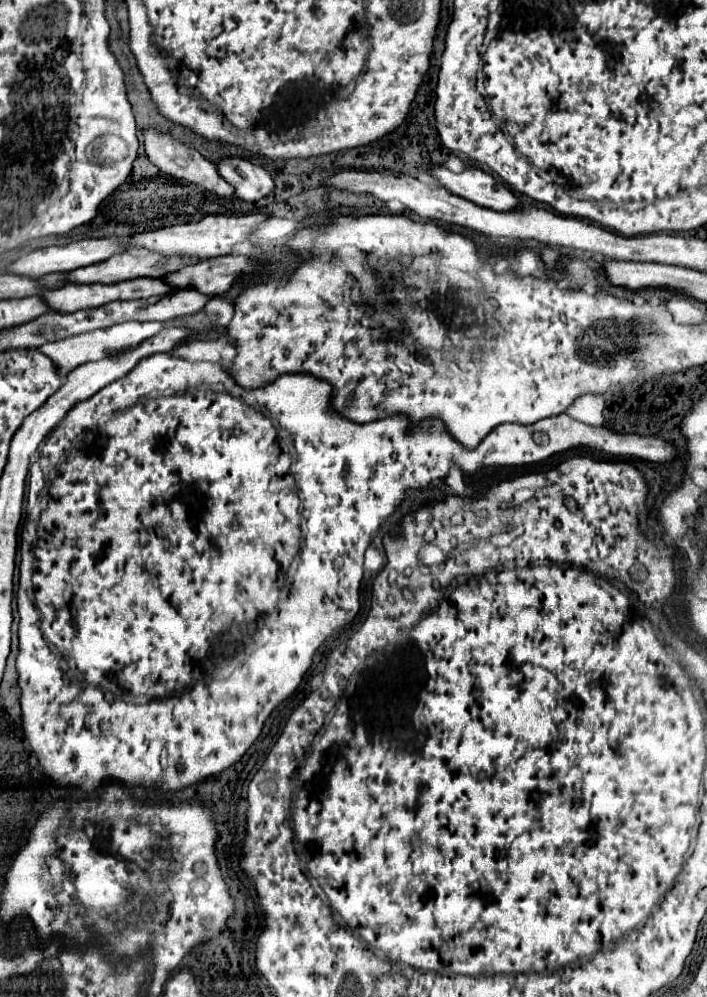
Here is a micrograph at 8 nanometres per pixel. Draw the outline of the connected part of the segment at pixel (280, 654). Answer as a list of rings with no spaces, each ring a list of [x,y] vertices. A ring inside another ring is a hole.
[[[151,355],[151,357],[147,357],[147,359],[143,359],[143,361],[141,361],[141,363],[139,363],[139,365],[137,365],[137,367],[135,367],[135,369],[133,369],[133,371],[131,371],[131,373],[129,373],[129,375],[125,375],[125,379],[117,379],[117,383],[111,383],[111,385],[109,385],[109,387],[103,387],[103,389],[101,389],[101,391],[99,391],[99,393],[97,393],[97,395],[93,395],[93,397],[91,397],[91,399],[87,399],[87,401],[83,401],[83,403],[77,403],[77,405],[75,405],[75,407],[73,407],[73,409],[71,409],[71,411],[69,411],[69,413],[67,413],[67,417],[65,417],[65,419],[63,419],[63,421],[61,421],[61,423],[59,423],[59,425],[57,425],[57,427],[55,427],[55,431],[53,431],[53,433],[51,433],[51,435],[49,435],[49,439],[47,439],[47,443],[45,443],[45,447],[43,447],[43,449],[41,449],[41,453],[39,453],[39,459],[37,459],[37,461],[35,461],[35,463],[33,463],[33,467],[31,467],[31,495],[29,495],[29,499],[27,499],[27,523],[25,523],[25,527],[23,527],[23,533],[25,533],[25,535],[23,535],[23,541],[21,541],[21,564],[20,564],[20,578],[19,578],[19,586],[18,586],[18,590],[17,590],[17,593],[16,593],[16,599],[17,599],[17,609],[18,609],[18,614],[19,614],[19,617],[20,617],[20,621],[19,621],[19,655],[17,655],[17,673],[19,673],[19,687],[21,687],[21,711],[23,711],[23,731],[25,731],[25,737],[27,737],[27,739],[29,739],[29,745],[31,745],[31,749],[33,749],[33,751],[35,751],[35,753],[37,753],[37,755],[39,755],[39,763],[41,763],[41,769],[43,769],[43,773],[45,773],[45,775],[47,775],[47,777],[49,777],[49,779],[51,779],[51,781],[55,781],[55,783],[57,783],[57,785],[61,785],[61,787],[63,787],[63,785],[77,785],[77,787],[81,787],[81,789],[85,789],[85,791],[95,791],[95,789],[97,789],[97,787],[99,787],[99,785],[101,785],[101,783],[105,783],[105,781],[119,781],[119,783],[125,783],[125,785],[143,785],[143,787],[151,787],[151,785],[157,785],[157,787],[163,787],[163,789],[167,789],[167,791],[177,791],[177,789],[183,789],[183,787],[187,787],[187,785],[193,785],[193,783],[197,783],[197,781],[203,781],[203,779],[207,779],[207,777],[211,777],[211,775],[215,775],[215,773],[221,773],[221,771],[223,771],[223,769],[227,769],[227,767],[229,767],[229,765],[233,765],[233,763],[235,763],[235,761],[239,761],[239,759],[241,759],[241,755],[243,755],[243,753],[245,753],[245,751],[247,751],[247,749],[249,749],[249,747],[251,747],[251,745],[253,745],[253,741],[255,741],[255,739],[257,739],[257,737],[259,737],[259,733],[261,733],[261,729],[263,729],[263,723],[265,723],[265,719],[267,719],[267,717],[269,717],[269,713],[271,713],[271,711],[273,711],[273,709],[275,709],[275,707],[277,707],[277,705],[279,705],[279,703],[281,703],[281,701],[283,701],[283,699],[287,699],[287,697],[289,697],[289,695],[291,695],[291,693],[293,693],[293,691],[295,691],[295,689],[297,689],[297,687],[299,687],[299,683],[301,683],[301,681],[303,681],[303,677],[305,677],[305,673],[307,673],[307,669],[309,669],[309,667],[311,667],[311,663],[313,663],[313,655],[315,655],[315,651],[317,651],[317,649],[319,649],[319,647],[321,647],[321,645],[323,645],[323,643],[325,643],[325,639],[327,639],[327,637],[331,637],[331,635],[333,635],[333,633],[335,633],[335,631],[337,631],[337,629],[343,629],[343,627],[347,627],[347,625],[351,625],[351,623],[353,623],[353,619],[355,619],[355,615],[357,615],[357,611],[359,611],[359,607],[361,607],[361,605],[359,605],[359,587],[361,587],[361,579],[363,579],[363,577],[364,577],[364,568],[363,568],[363,564],[364,564],[364,554],[365,554],[365,549],[367,549],[367,547],[369,547],[369,543],[371,543],[371,535],[373,535],[373,531],[377,531],[377,529],[379,529],[379,525],[381,525],[381,521],[385,521],[385,519],[387,519],[387,517],[389,517],[389,515],[391,515],[391,513],[393,513],[393,511],[395,511],[395,509],[397,509],[397,507],[399,507],[399,505],[401,505],[401,503],[403,503],[403,501],[407,501],[407,499],[409,499],[409,495],[407,495],[407,493],[409,493],[409,491],[423,491],[423,489],[429,489],[429,487],[433,487],[433,483],[435,483],[435,481],[437,481],[437,483],[443,483],[443,481],[445,481],[445,479],[447,479],[447,475],[449,475],[449,471],[451,471],[451,467],[457,467],[457,469],[459,469],[459,471],[461,471],[461,473],[465,473],[465,475],[475,475],[475,473],[477,473],[477,471],[479,471],[479,469],[483,469],[483,467],[521,467],[521,465],[533,465],[533,463],[539,463],[539,461],[545,461],[545,459],[549,459],[549,457],[551,457],[551,455],[557,455],[557,453],[563,453],[563,451],[569,451],[569,449],[575,449],[575,447],[583,447],[583,449],[595,449],[595,451],[603,451],[603,453],[609,453],[609,455],[615,455],[615,457],[619,457],[619,455],[627,455],[627,457],[637,457],[637,459],[643,459],[643,461],[653,461],[653,463],[665,463],[665,461],[671,461],[671,459],[673,459],[673,455],[677,455],[677,451],[675,451],[675,453],[673,453],[673,447],[671,447],[671,445],[669,445],[669,443],[665,443],[665,441],[661,441],[661,439],[657,439],[657,437],[647,437],[647,435],[635,435],[635,433],[619,433],[619,431],[613,431],[613,429],[609,429],[609,427],[603,427],[603,425],[597,425],[597,427],[593,427],[593,425],[587,425],[587,423],[583,423],[583,421],[577,421],[577,419],[571,419],[571,417],[569,417],[569,415],[565,415],[565,413],[563,413],[563,415],[557,415],[557,417],[549,417],[549,419],[541,419],[541,421],[537,421],[537,423],[533,423],[533,425],[517,425],[517,423],[503,423],[503,425],[499,425],[499,427],[495,427],[495,429],[493,429],[493,431],[491,431],[491,433],[489,433],[489,435],[487,435],[487,437],[485,437],[485,439],[483,439],[483,441],[481,441],[481,443],[479,443],[479,445],[477,445],[477,447],[475,447],[475,449],[465,449],[465,447],[461,447],[461,445],[459,445],[459,443],[457,443],[457,441],[455,441],[455,439],[453,439],[453,437],[451,437],[451,435],[449,435],[449,433],[447,433],[447,431],[445,431],[445,427],[441,427],[441,423],[439,423],[439,421],[425,421],[425,423],[419,423],[419,427],[413,427],[413,429],[411,429],[411,427],[409,427],[409,423],[405,423],[405,419],[403,419],[403,417],[401,417],[401,415],[393,415],[393,417],[389,417],[389,419],[379,419],[379,421],[373,421],[373,423],[367,423],[367,425],[359,425],[359,423],[353,423],[353,421],[347,421],[347,419],[343,419],[343,417],[341,417],[341,415],[337,415],[337,413],[335,413],[335,411],[333,411],[333,407],[331,407],[331,405],[329,405],[329,401],[331,401],[331,391],[329,391],[329,387],[331,387],[331,385],[329,385],[329,383],[325,383],[325,381],[321,381],[321,379],[315,379],[315,377],[313,377],[313,375],[303,375],[303,373],[301,373],[301,375],[283,375],[283,377],[279,377],[279,379],[275,379],[275,381],[273,381],[273,383],[269,383],[269,385],[267,385],[267,387],[263,387],[263,389],[257,389],[257,391],[253,391],[253,405],[247,405],[247,403],[241,403],[241,399],[237,399],[237,397],[233,397],[233,395],[229,395],[229,393],[227,393],[227,391],[211,391],[211,387],[209,387],[209,385],[213,385],[213,383],[221,383],[221,385],[223,385],[223,387],[225,387],[225,389],[239,389],[239,387],[237,387],[237,385],[235,385],[235,381],[233,381],[233,379],[231,379],[231,375],[229,375],[229,373],[227,373],[227,371],[225,371],[225,369],[223,369],[223,367],[221,367],[221,363],[187,363],[187,361],[181,361],[181,359],[171,359],[171,357],[169,357],[169,355]],[[277,427],[283,427],[283,429],[285,429],[285,431],[287,431],[287,433],[289,433],[289,435],[291,435],[291,437],[293,437],[293,447],[295,447],[295,451],[297,451],[297,461],[295,461],[295,467],[293,467],[293,463],[291,463],[291,459],[289,459],[289,457],[285,457],[285,455],[281,455],[281,453],[283,453],[283,451],[281,451],[281,447],[279,447],[279,441],[277,441]],[[299,501],[301,501],[301,505],[303,505],[303,513],[305,513],[305,519],[307,519],[307,537],[305,537],[305,541],[303,541],[303,545],[301,545],[301,543],[299,543],[299,539],[301,539],[301,527],[299,527],[299,505],[297,505],[297,503],[299,503]],[[297,555],[299,555],[299,569],[297,569],[297,571],[295,571],[295,573],[293,573],[293,577],[289,577],[289,567],[291,567],[291,563],[293,563],[293,559],[295,559],[295,557],[297,557]],[[281,587],[289,587],[289,589],[285,589],[285,591],[289,591],[289,599],[285,599],[285,603],[281,603]],[[169,695],[171,695],[171,703],[149,703],[149,701],[147,701],[147,703],[135,703],[135,701],[131,701],[131,699],[133,699],[133,697],[147,697],[147,699],[155,699],[155,701],[161,701],[161,699],[167,699],[167,697],[169,697]]]

